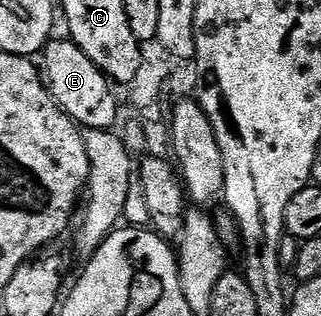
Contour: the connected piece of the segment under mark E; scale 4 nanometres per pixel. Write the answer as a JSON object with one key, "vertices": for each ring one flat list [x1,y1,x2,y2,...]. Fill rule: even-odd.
{"vertices":[[51,38,40,52,40,70,50,96,60,105,79,128,91,131,105,131,115,126,118,119,118,99,114,96,115,88,90,58,69,38]]}

